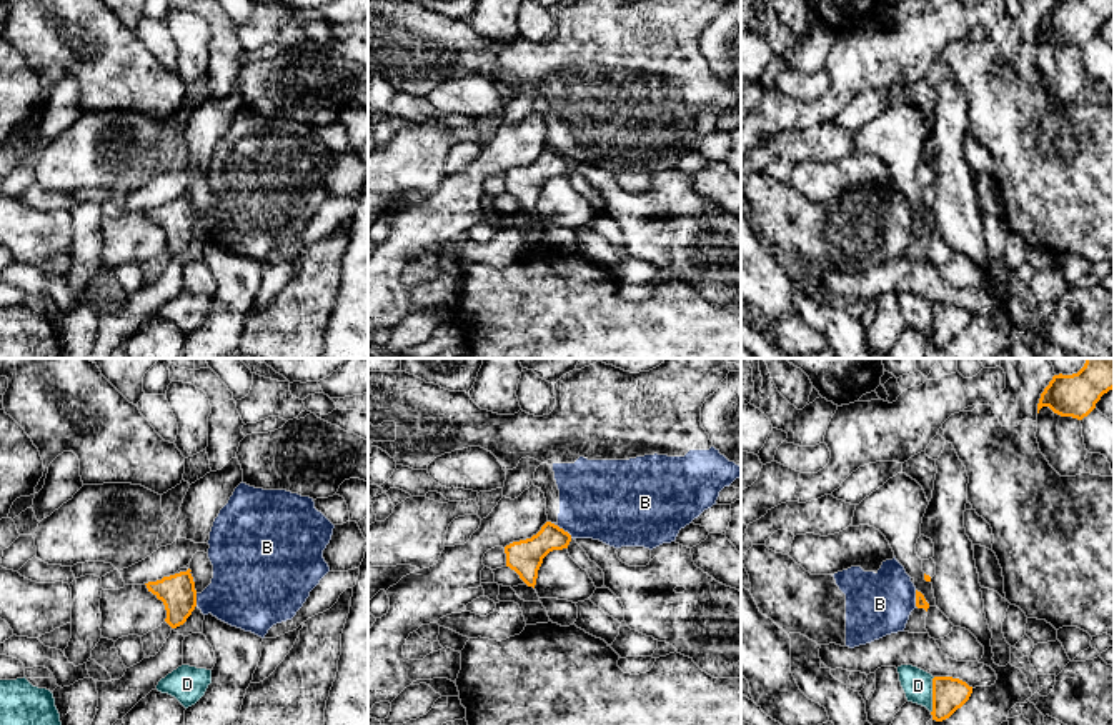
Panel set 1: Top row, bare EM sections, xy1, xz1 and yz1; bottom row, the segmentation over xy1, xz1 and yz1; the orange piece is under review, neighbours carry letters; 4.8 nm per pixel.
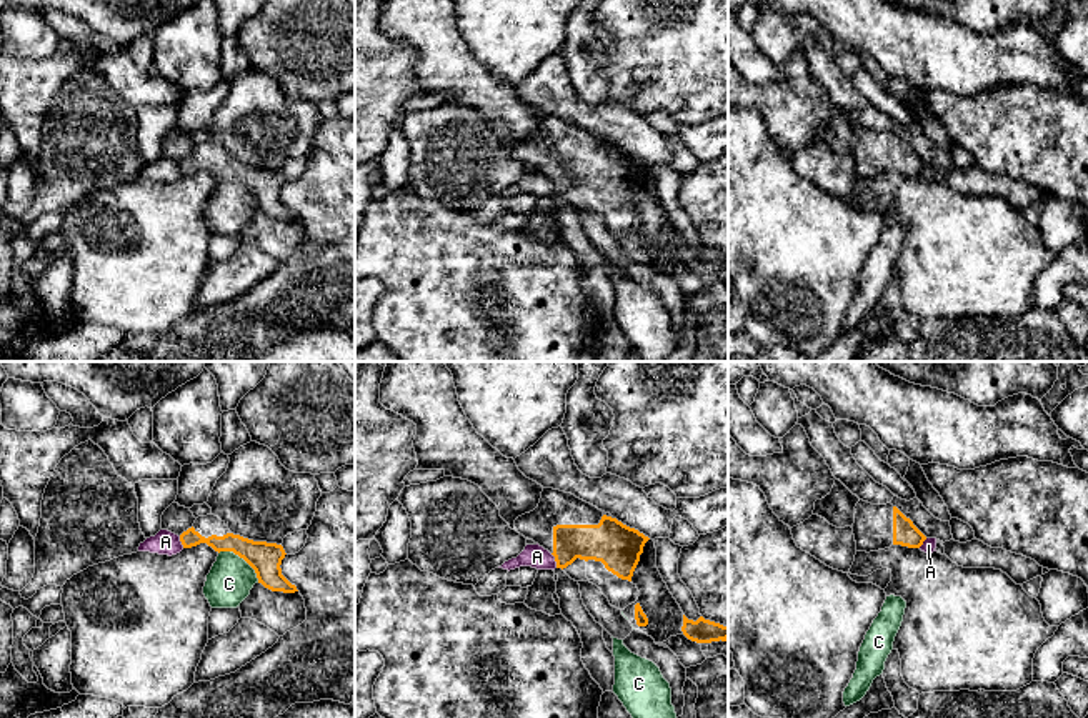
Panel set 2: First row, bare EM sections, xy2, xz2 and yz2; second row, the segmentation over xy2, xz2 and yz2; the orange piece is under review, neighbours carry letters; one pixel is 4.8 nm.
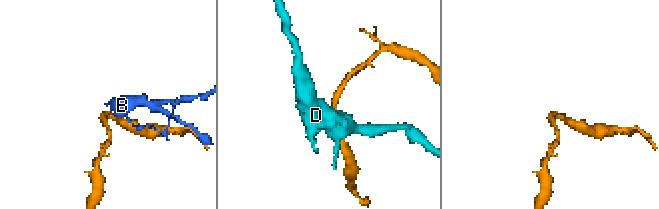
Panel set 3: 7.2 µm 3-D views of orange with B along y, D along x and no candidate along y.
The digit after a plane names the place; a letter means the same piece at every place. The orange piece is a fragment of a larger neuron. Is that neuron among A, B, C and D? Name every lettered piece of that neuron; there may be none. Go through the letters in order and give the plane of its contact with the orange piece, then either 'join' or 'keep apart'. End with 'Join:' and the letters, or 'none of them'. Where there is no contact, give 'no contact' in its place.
A: xz2 | keep apart
B: xz1 | keep apart
C: xy2 | keep apart
D: yz1 | keep apart
Join: none of them

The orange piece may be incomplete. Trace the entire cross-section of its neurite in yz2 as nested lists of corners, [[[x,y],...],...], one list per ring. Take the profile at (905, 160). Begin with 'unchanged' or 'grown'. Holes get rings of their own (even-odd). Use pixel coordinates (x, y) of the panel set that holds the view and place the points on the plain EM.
grown; [[[860,127],[855,133],[853,162],[856,178],[878,178],[891,172],[920,175],[926,163],[891,130],[871,132]]]

